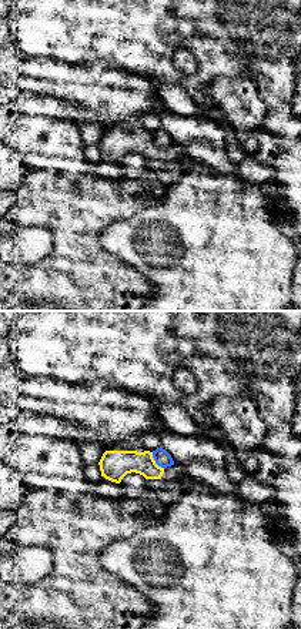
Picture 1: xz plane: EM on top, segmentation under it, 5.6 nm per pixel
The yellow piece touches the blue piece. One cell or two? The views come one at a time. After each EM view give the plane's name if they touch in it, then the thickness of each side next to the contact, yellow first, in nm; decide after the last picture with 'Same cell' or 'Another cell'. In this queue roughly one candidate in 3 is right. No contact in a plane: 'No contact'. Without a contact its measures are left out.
Touches yellow in xz. Thickness 170 nm (yellow) against 90 nm

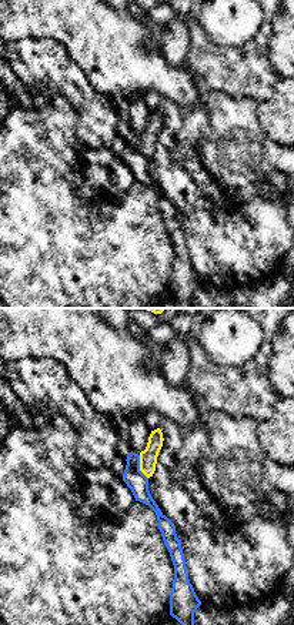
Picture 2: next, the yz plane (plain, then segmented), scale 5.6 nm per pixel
Touches yellow in yz. Thickness 100 nm (yellow) against 110 nm

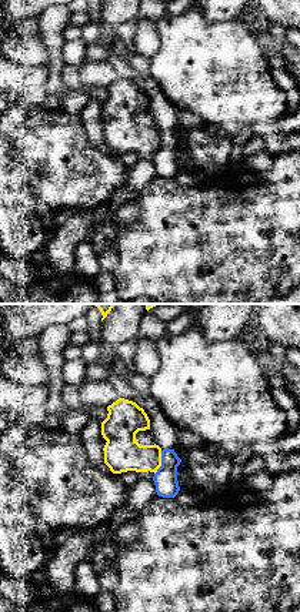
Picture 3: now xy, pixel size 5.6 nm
Touches yellow in xy. Thickness 200 nm (yellow) against 130 nm

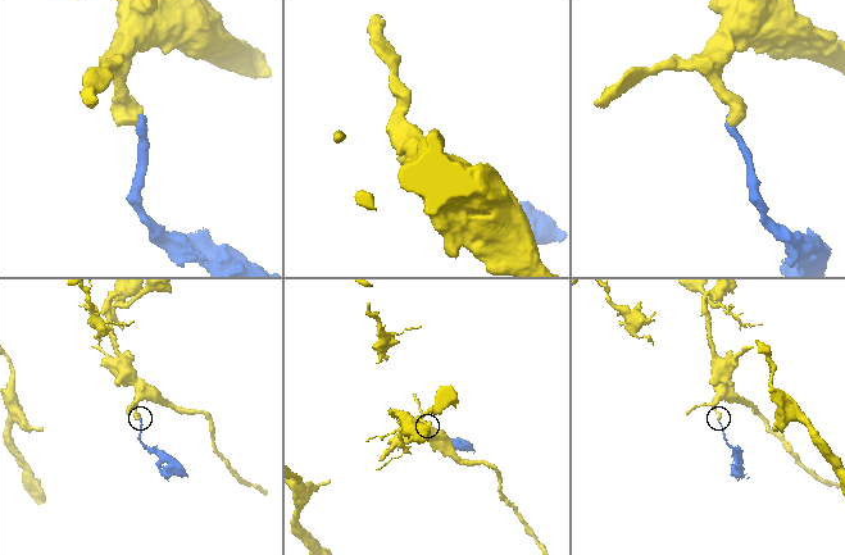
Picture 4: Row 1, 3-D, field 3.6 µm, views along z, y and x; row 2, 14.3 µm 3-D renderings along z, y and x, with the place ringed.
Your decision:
Another cell

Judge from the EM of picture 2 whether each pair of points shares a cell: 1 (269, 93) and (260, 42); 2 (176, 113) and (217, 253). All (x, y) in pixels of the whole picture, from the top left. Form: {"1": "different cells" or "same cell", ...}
{"1": "same cell", "2": "same cell"}

